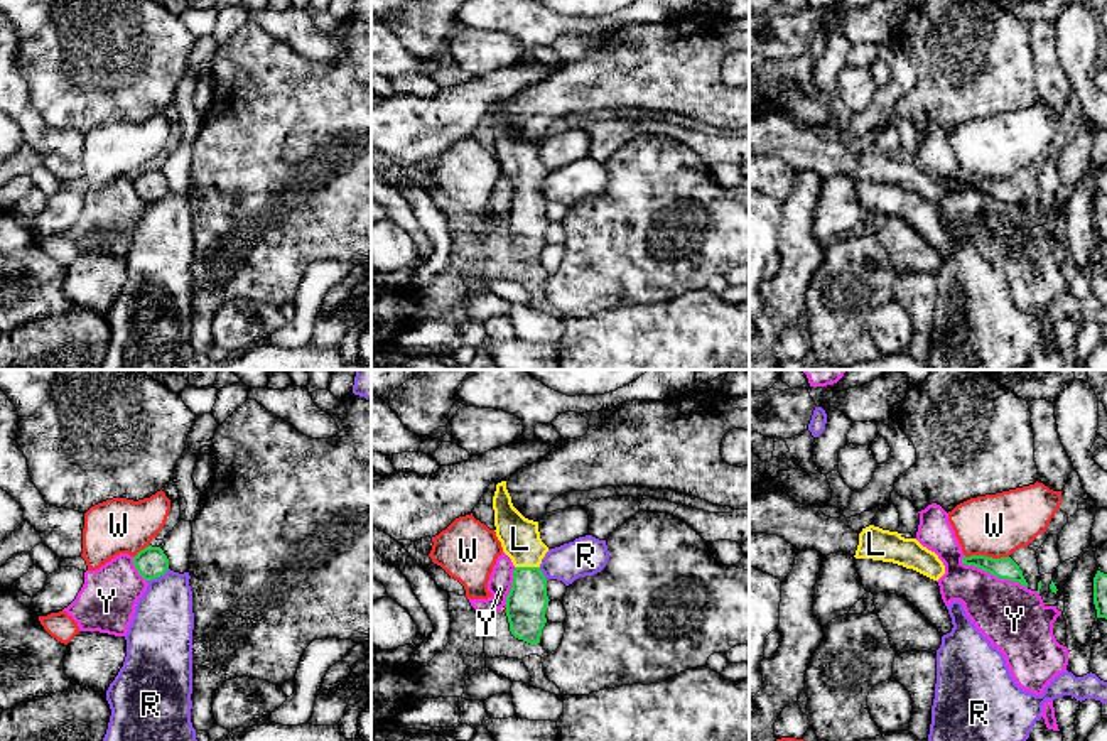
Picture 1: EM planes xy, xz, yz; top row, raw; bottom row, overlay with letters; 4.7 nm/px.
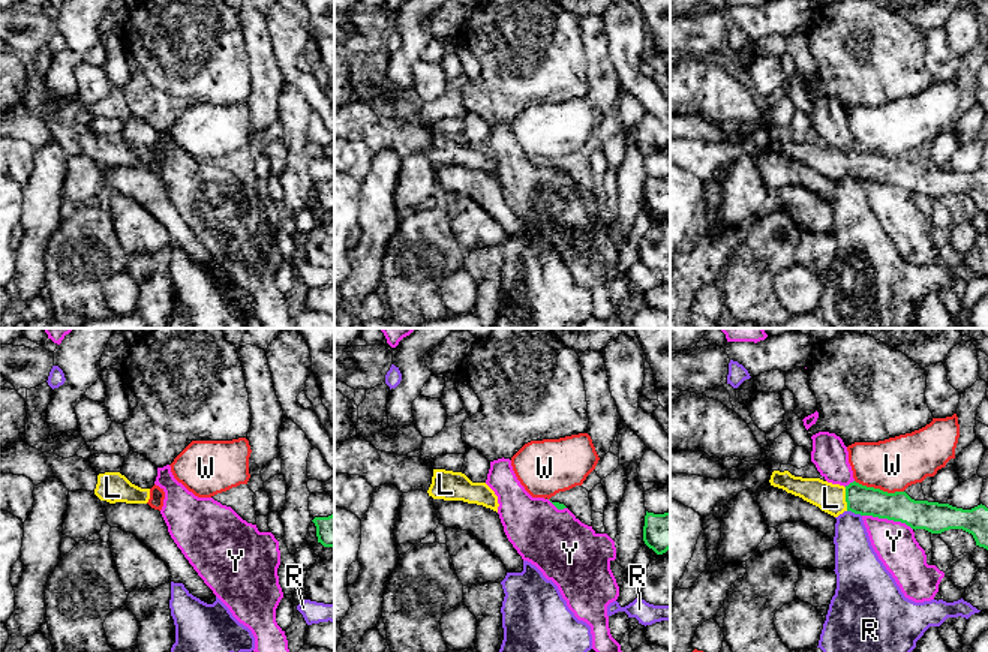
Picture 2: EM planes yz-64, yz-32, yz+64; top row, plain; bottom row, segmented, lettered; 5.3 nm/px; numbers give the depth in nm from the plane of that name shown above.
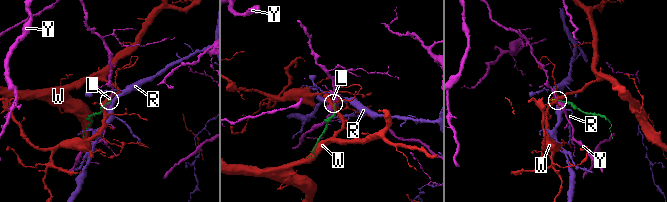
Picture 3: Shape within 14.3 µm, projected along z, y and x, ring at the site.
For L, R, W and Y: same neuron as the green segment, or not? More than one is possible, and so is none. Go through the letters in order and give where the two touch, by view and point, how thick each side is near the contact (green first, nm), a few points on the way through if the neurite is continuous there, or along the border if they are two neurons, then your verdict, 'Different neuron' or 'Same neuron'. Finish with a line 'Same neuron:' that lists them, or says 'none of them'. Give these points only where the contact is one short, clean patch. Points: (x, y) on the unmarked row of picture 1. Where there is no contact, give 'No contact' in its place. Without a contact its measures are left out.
L: Touches green at xz (527, 189). Thickness 190 nm (green) against 190 nm. Path across: xz (527, 223), (527, 189), (527, 173), (520, 161). Same neuron
R: Touches green at xy (159, 198). Thickness 150 nm (green) against 300 nm. Boundary: xy (167, 189), (149, 203). Different neuron
W: Touches green at yz (984, 178). Thickness 110 nm (green) against 300 nm. Boundary: yz (964, 176), (1008, 179). Different neuron
Y: Touches green at yz (994, 196). Thickness 110 nm (green) against 320 nm. Boundary: yz (961, 181), (999, 200), (1018, 203), (1026, 210). Different neuron
Same neuron: L

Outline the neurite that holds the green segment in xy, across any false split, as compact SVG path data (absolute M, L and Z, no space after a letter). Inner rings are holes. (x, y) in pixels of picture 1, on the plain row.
M145 169L133 179L133 187L145 203L164 197L169 191L169 181L160 169Z

